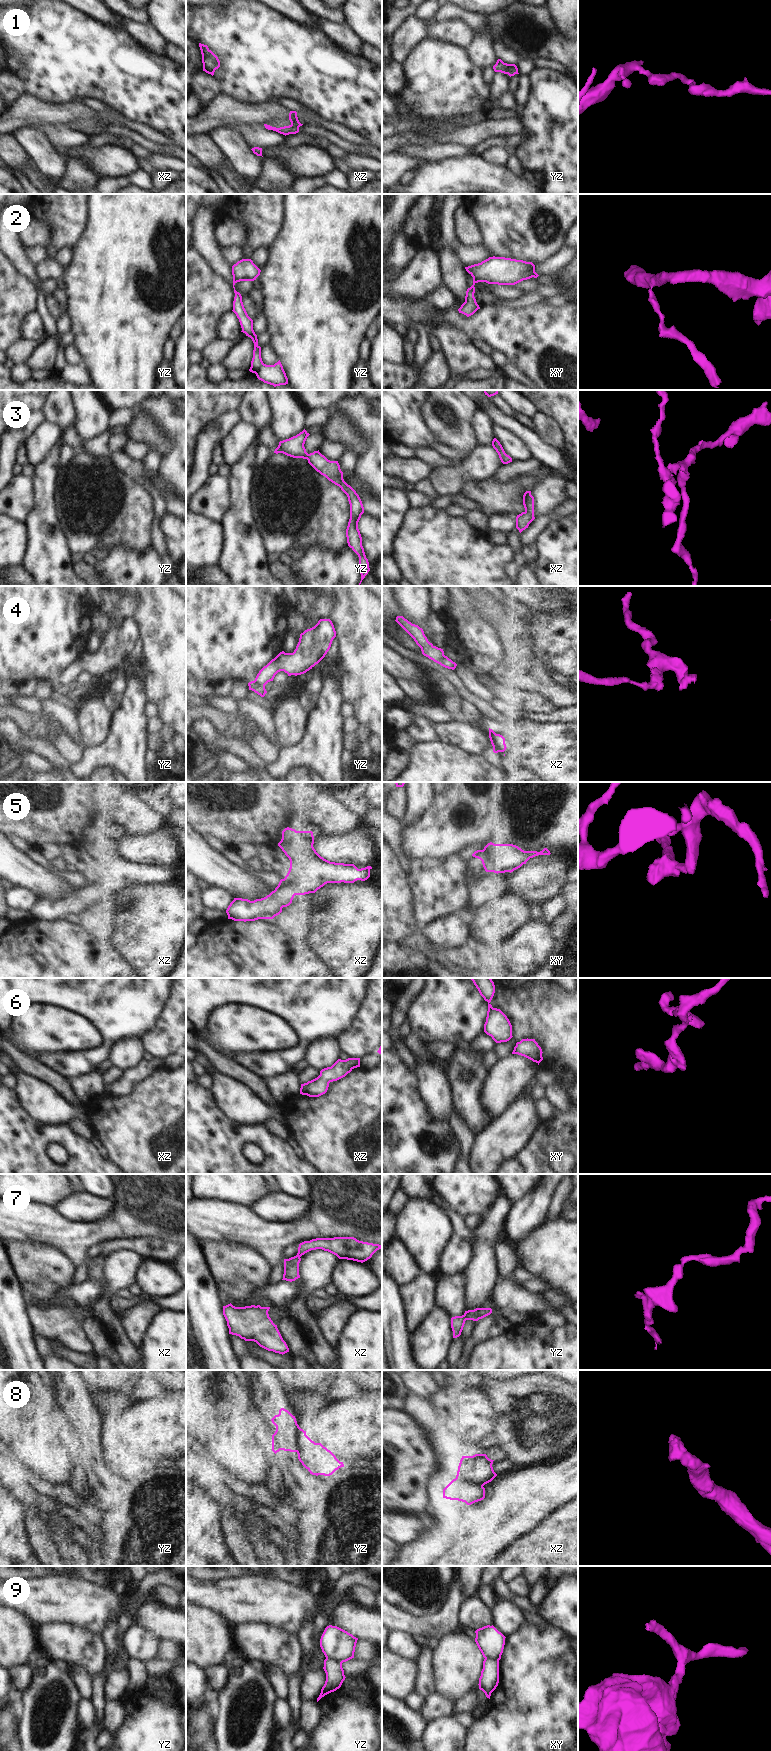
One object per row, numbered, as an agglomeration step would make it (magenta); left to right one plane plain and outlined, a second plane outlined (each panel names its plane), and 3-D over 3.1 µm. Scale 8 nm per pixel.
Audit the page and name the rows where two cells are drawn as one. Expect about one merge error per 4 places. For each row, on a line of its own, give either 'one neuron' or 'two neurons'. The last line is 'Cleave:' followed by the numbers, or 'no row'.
1: one neuron
2: two neurons
3: one neuron
4: two neurons
5: one neuron
6: one neuron
7: one neuron
8: two neurons
9: two neurons
Cleave: 2, 4, 8, 9

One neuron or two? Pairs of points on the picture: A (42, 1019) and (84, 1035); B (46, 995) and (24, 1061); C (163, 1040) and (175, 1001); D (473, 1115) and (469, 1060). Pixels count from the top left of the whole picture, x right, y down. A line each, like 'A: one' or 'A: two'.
A: one
B: two
C: one
D: one

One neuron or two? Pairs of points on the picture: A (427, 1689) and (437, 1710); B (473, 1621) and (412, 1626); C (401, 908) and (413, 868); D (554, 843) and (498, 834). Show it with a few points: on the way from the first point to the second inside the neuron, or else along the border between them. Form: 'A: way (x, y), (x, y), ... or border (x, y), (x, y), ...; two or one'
A: border (434, 1691), (425, 1698); two
B: border (463, 1599), (458, 1609), (458, 1622), (461, 1628); two
C: border (403, 866), (406, 872), (410, 907), (412, 909); two
D: way (540, 842), (523, 842), (512, 836); one

